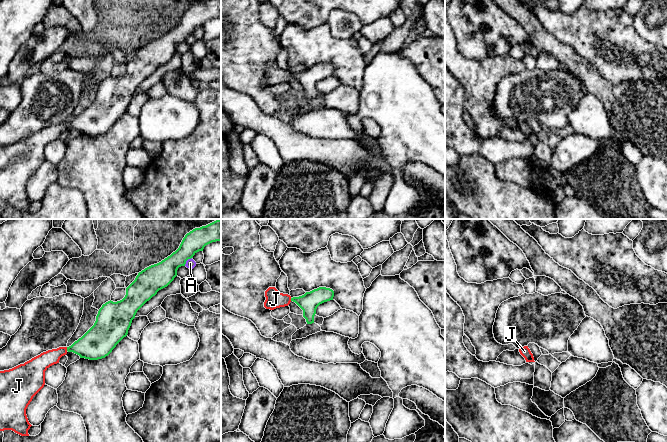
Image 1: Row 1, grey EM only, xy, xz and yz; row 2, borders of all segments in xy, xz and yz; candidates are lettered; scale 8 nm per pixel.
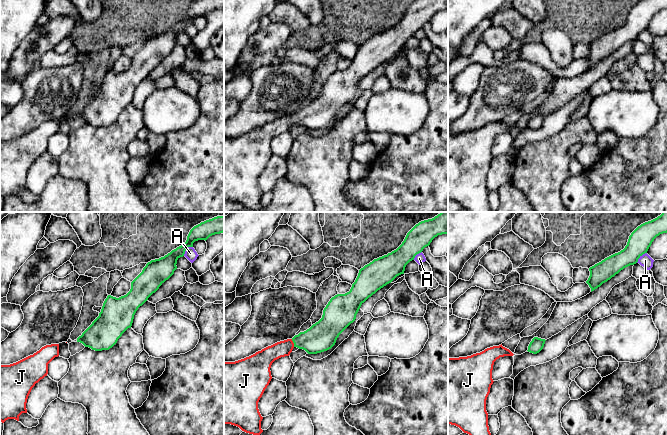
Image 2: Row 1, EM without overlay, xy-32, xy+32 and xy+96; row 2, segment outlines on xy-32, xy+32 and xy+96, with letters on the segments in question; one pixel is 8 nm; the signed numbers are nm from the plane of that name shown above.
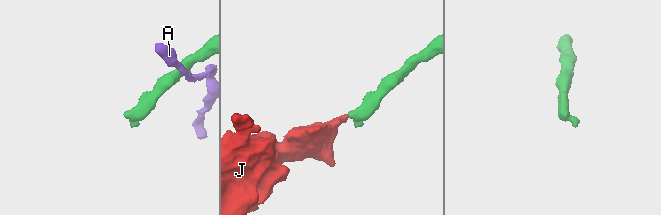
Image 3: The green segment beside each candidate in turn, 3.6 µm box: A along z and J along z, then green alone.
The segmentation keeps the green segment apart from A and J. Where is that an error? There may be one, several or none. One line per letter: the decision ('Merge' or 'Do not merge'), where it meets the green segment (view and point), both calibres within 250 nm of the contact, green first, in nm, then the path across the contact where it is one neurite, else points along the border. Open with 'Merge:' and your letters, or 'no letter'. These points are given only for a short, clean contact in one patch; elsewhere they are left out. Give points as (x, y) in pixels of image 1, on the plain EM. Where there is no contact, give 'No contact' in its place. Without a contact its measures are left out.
Merge: J
A: Do not merge. Touches green at xy (186, 36). Thickness 200 nm (green) against 80 nm. Boundary: xy (191, 33), (184, 41)
J: Merge. Touches green at xy (67, 125). Thickness 260 nm (green) against 140 nm. Path across: xy (97, 119), (87, 123), (67, 125), (40, 139)

